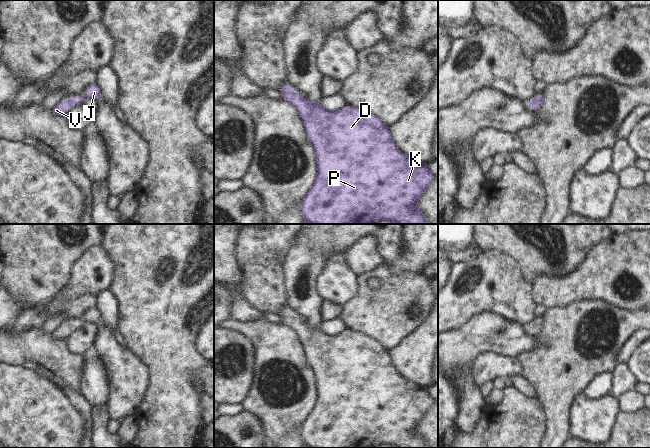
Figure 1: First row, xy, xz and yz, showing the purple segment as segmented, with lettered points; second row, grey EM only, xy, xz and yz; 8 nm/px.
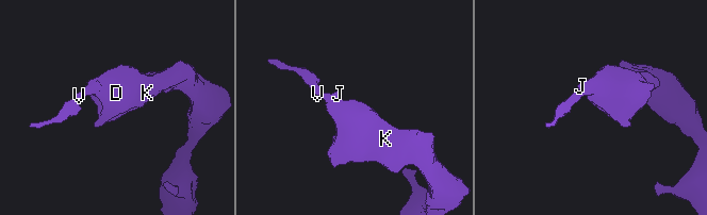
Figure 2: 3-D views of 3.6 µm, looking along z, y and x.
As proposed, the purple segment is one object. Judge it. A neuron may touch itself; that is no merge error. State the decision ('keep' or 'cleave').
keep

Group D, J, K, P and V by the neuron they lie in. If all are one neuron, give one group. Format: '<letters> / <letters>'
D J K P V

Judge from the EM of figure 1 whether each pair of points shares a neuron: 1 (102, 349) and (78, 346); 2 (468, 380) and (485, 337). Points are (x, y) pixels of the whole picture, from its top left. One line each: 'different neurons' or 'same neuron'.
1: different neurons
2: same neuron

